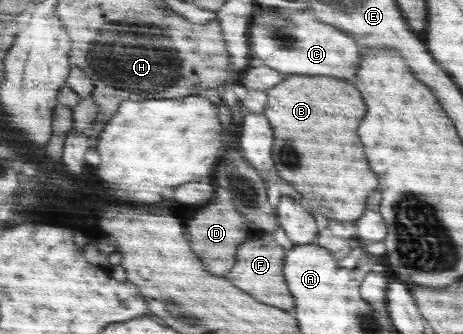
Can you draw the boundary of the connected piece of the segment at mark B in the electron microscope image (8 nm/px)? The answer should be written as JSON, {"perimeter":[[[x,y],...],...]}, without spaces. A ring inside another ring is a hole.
{"perimeter":[[[303,74],[289,75],[281,85],[275,85],[265,90],[267,94],[267,105],[264,108],[264,115],[273,125],[273,163],[277,173],[293,183],[293,187],[309,199],[311,207],[319,209],[323,215],[333,219],[332,224],[346,221],[357,221],[365,211],[365,201],[369,193],[377,189],[377,177],[367,165],[367,159],[363,155],[363,147],[359,143],[359,137],[355,129],[359,127],[363,115],[367,113],[367,107],[361,99],[361,93],[335,77],[305,77]]]}

